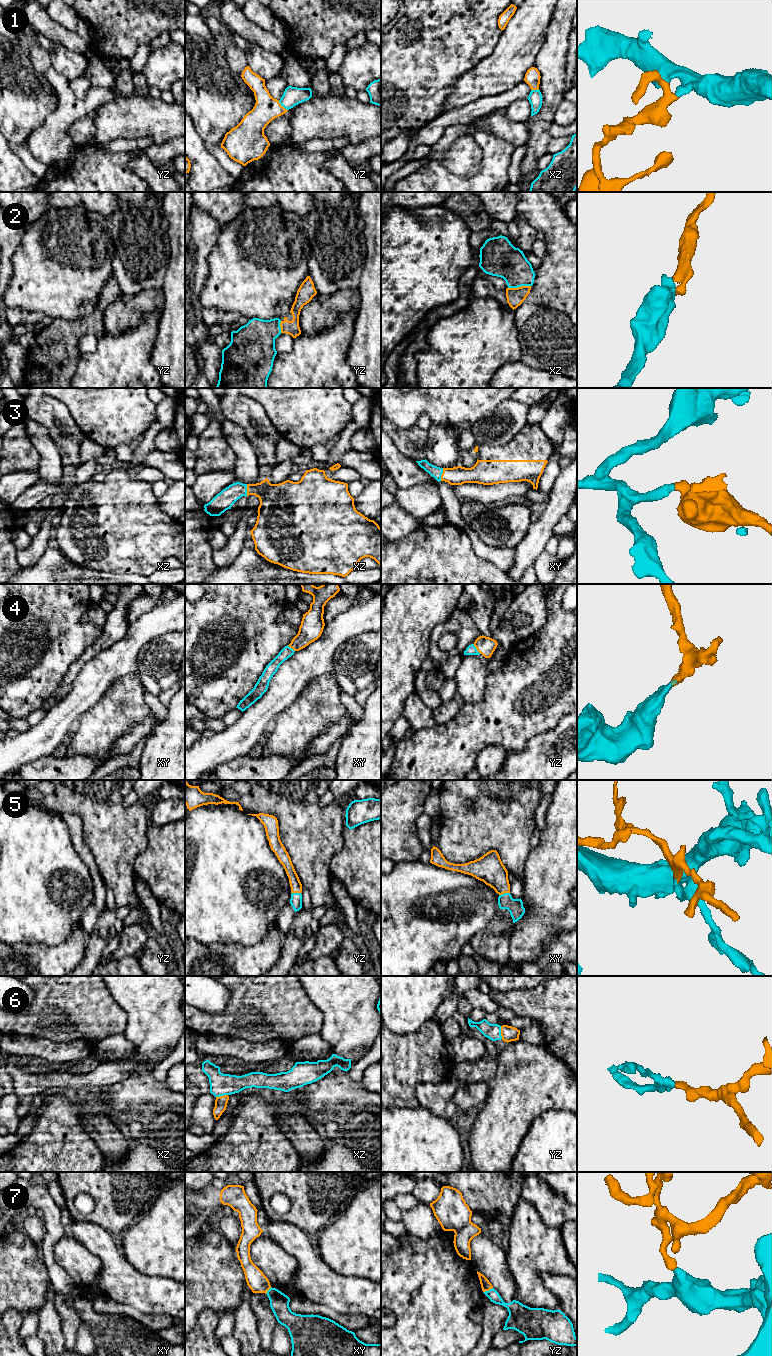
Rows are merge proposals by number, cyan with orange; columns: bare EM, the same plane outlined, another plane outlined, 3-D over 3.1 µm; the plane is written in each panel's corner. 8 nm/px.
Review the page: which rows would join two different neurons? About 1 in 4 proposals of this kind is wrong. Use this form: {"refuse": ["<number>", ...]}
{"refuse": ["7"]}

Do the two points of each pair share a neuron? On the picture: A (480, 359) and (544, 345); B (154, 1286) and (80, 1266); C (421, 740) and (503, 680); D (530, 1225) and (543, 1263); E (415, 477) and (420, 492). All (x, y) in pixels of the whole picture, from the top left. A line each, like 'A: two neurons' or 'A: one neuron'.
A: two neurons
B: two neurons
C: one neuron
D: one neuron
E: two neurons

